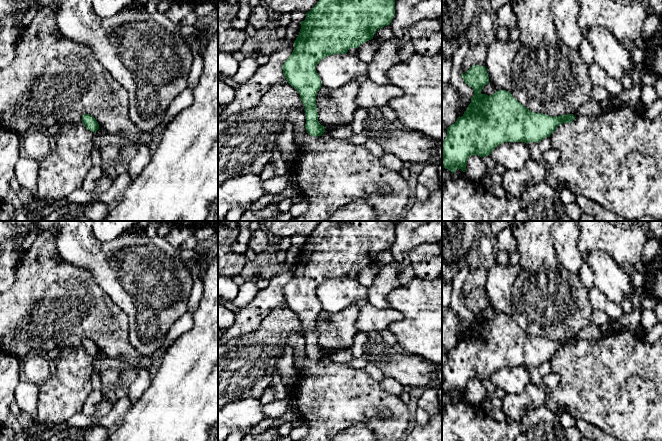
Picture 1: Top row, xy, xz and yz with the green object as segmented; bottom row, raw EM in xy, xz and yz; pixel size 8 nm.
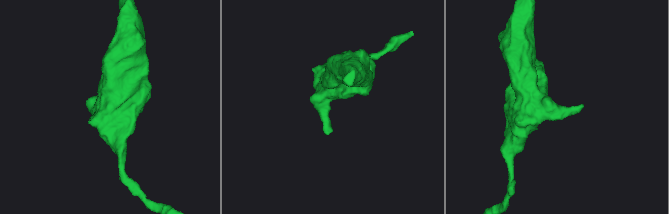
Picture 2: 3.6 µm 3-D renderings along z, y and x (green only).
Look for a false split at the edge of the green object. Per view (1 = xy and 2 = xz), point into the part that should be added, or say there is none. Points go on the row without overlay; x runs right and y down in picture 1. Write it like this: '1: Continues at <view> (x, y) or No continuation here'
1: No continuation here
2: No continuation here

